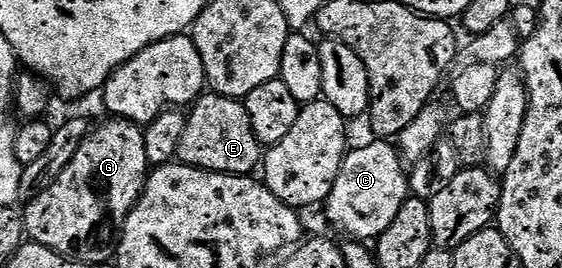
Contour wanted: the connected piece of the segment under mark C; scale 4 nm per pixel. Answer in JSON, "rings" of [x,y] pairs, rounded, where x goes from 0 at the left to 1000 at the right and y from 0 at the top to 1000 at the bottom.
{"rings":[[[658,522],[653,545],[637,545],[617,571],[605,612],[605,657],[591,687],[591,716],[580,739],[580,813],[623,896],[669,896],[690,866],[705,791],[731,735],[724,623],[708,549],[694,522]]]}

